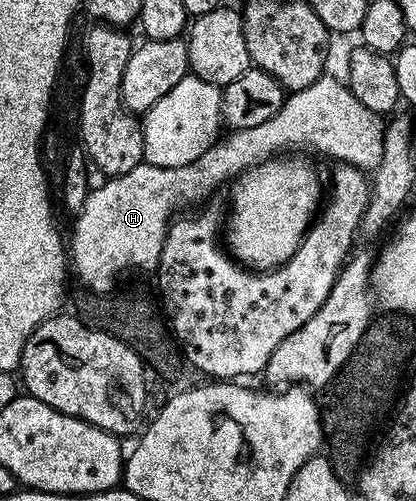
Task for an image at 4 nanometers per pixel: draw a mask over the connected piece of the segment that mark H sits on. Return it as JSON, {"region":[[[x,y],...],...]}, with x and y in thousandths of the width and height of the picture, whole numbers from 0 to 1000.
{"region":[[[774,150],[748,166],[748,174],[695,186],[680,214],[671,214],[651,238],[615,253],[563,257],[524,273],[469,325],[450,325],[442,333],[373,333],[341,325],[296,349],[264,353],[236,381],[214,383],[202,413],[183,431],[185,445],[166,483],[171,537],[195,573],[216,583],[257,585],[274,575],[272,559],[308,537],[375,539],[418,435],[502,397],[490,393],[507,391],[538,361],[558,363],[625,321],[743,295],[781,313],[803,313],[803,323],[825,329],[906,339],[921,317],[925,277],[928,244],[918,228],[882,222],[822,156],[817,162],[791,152]]]}

